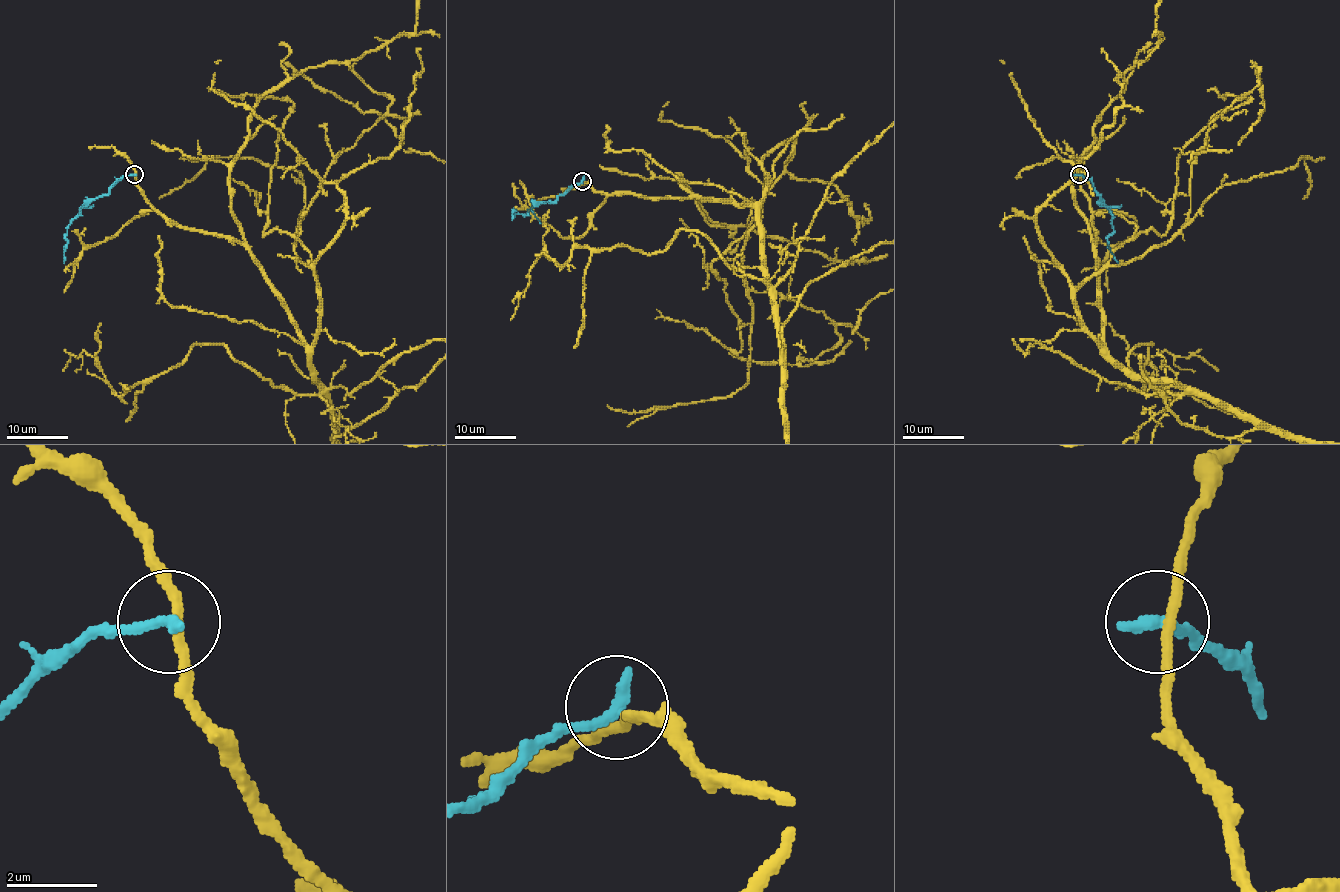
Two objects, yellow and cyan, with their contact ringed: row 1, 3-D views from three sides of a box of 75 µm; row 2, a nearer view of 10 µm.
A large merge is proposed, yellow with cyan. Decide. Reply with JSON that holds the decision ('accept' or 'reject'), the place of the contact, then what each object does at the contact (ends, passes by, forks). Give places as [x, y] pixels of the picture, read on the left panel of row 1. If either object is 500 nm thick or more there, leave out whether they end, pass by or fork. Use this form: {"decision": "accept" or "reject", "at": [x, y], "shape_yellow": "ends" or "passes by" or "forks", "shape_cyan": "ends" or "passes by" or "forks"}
{"decision": "reject", "at": [134, 174], "shape_yellow": "passes by", "shape_cyan": "ends"}

